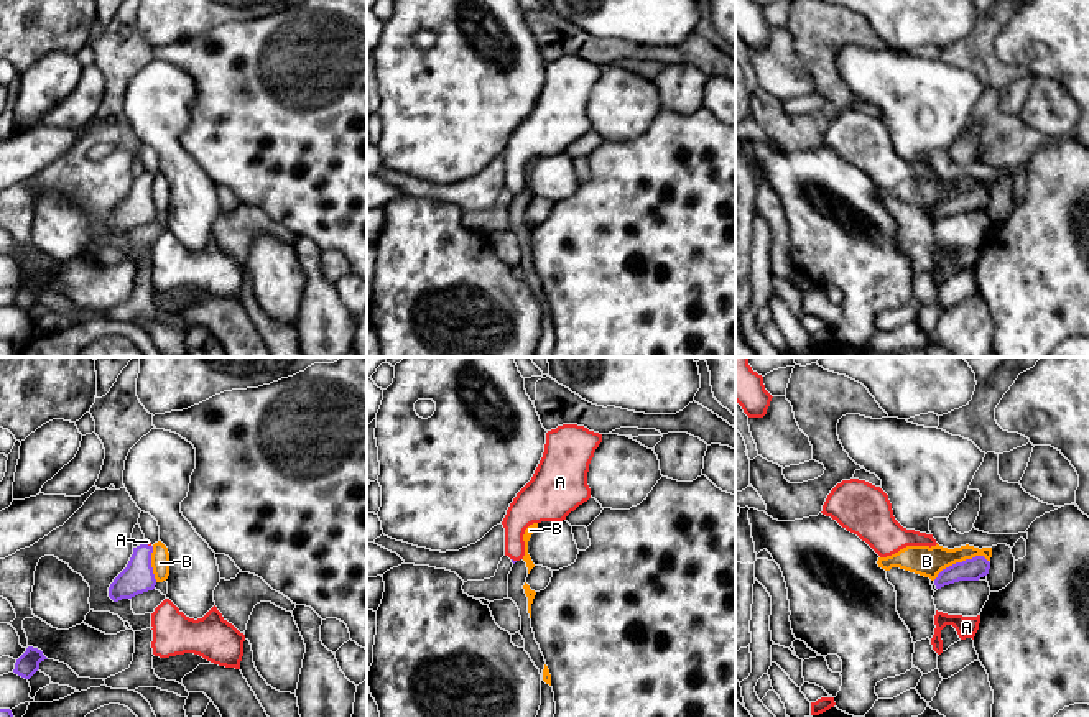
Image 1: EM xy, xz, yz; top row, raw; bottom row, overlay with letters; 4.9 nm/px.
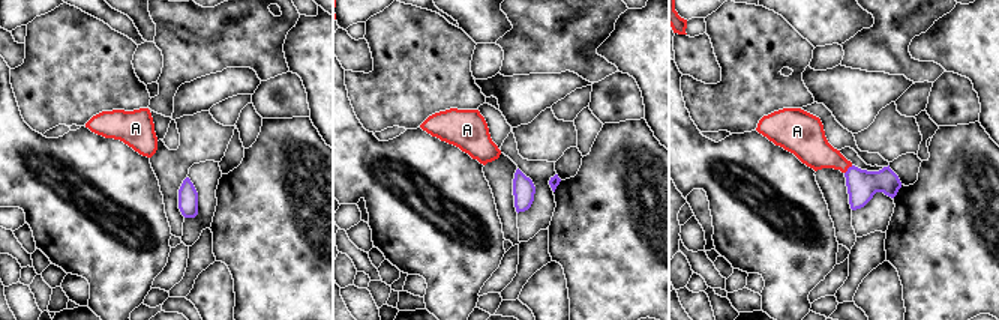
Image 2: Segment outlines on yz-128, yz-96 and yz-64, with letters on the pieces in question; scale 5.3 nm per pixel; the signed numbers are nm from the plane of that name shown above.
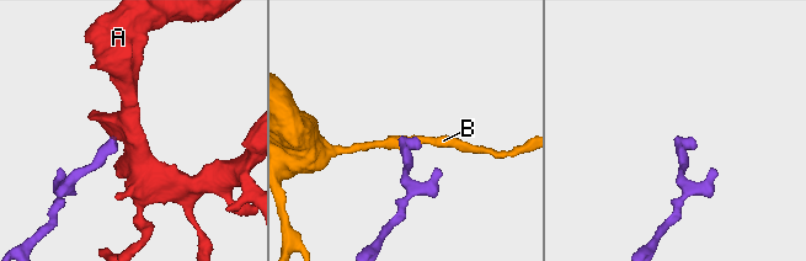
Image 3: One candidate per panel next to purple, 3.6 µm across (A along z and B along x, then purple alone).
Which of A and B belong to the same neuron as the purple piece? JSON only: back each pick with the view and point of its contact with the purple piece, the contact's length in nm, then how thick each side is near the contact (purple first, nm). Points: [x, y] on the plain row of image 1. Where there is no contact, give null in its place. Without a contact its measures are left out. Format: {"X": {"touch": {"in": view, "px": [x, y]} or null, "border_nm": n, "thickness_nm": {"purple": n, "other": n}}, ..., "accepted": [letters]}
{"A": {"touch": {"in": "xy", "px": [147, 176]}, "border_nm": 40, "thickness_nm": {"purple": 160, "other": 20}}, "accepted": ["A"]}

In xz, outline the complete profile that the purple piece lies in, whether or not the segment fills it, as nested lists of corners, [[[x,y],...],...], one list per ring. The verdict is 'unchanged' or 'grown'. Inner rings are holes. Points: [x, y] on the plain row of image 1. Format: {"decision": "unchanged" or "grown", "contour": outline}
{"decision": "grown", "contour": [[[563,56],[546,64],[544,84],[533,109],[517,125],[502,153],[505,160],[505,187],[508,187],[513,196],[525,187],[523,166],[530,156],[563,153],[571,143],[591,130],[587,104],[600,74],[602,66],[577,56]]]}

